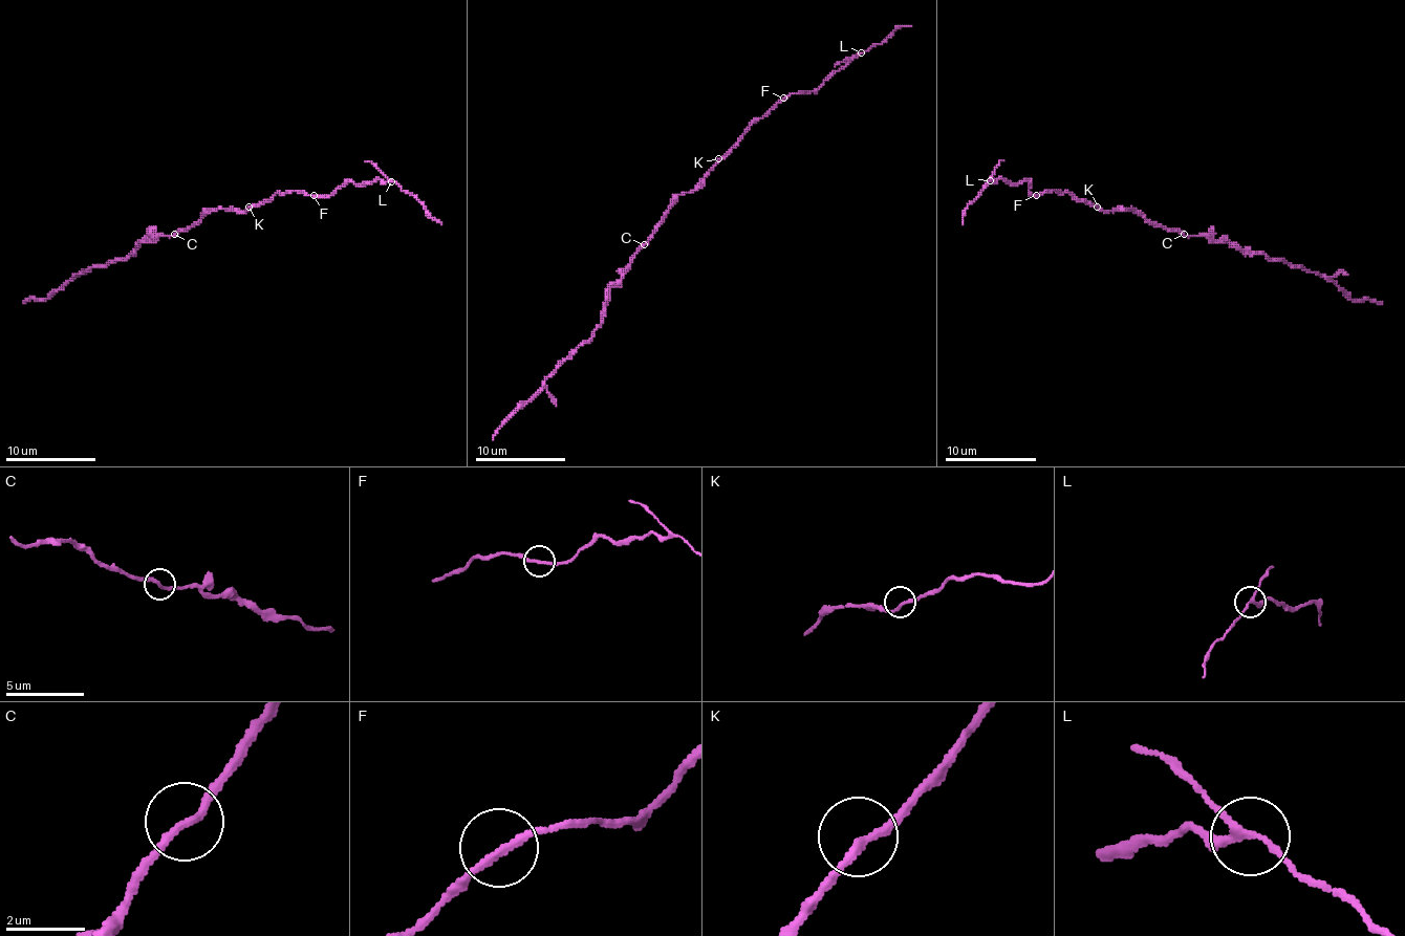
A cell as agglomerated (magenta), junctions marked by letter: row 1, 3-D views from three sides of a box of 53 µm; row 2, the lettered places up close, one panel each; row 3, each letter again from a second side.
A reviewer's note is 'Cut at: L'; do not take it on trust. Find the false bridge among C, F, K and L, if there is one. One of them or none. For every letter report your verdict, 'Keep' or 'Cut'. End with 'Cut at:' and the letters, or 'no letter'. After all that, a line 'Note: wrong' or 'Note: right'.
C: Keep
F: Keep
K: Keep
L: Cut
Cut at: L
Note: right

